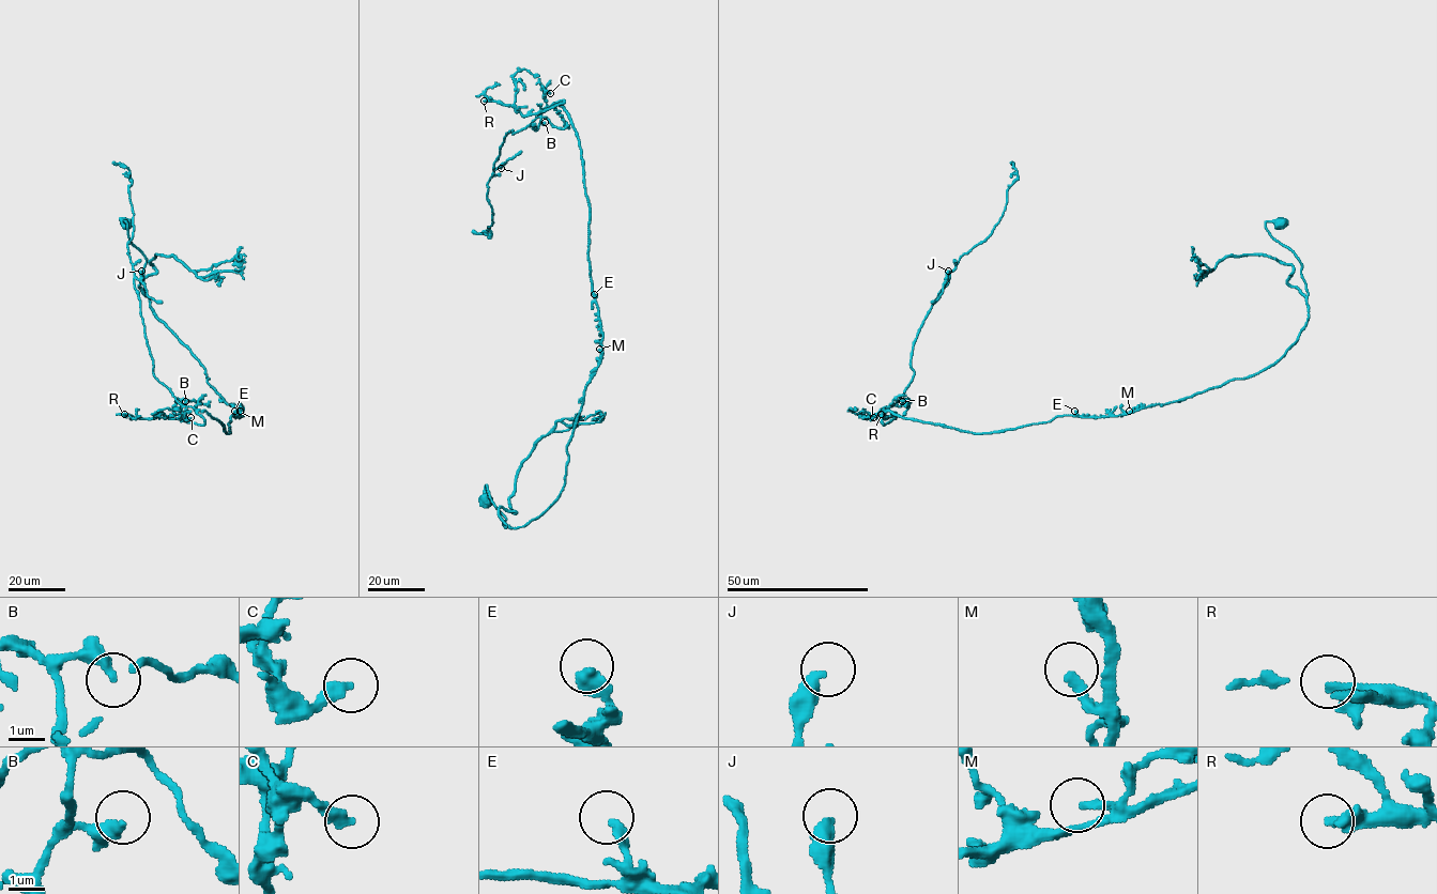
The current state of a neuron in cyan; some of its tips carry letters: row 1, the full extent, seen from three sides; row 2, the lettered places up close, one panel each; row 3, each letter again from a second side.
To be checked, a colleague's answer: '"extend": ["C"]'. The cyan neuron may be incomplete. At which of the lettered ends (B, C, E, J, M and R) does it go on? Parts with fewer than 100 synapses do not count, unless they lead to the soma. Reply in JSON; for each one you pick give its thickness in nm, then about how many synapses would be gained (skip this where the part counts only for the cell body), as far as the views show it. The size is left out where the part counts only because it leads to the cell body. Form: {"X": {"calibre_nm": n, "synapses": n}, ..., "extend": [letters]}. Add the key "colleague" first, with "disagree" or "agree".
{"colleague": "disagree", "R": {"calibre_nm": 200, "synapses": 140}, "extend": ["R"]}

